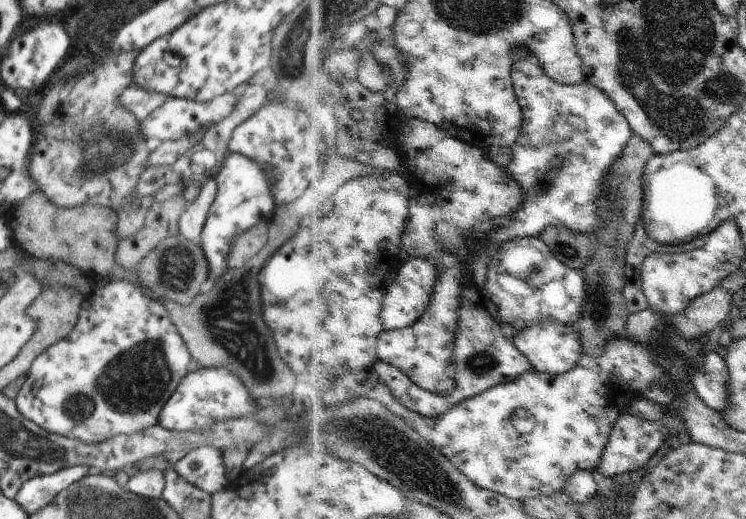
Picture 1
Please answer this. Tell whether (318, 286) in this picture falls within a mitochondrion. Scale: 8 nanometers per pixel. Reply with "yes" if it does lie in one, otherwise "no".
no

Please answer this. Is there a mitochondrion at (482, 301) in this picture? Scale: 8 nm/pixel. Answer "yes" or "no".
no

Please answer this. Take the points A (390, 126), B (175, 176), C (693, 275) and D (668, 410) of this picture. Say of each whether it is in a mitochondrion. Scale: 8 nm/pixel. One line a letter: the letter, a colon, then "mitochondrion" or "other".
A: other
B: other
C: other
D: other

